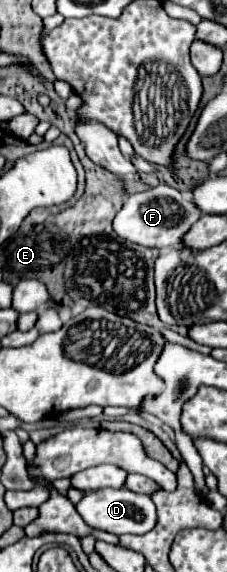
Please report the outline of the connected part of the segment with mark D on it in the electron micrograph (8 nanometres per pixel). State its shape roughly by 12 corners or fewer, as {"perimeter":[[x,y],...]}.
{"perimeter":[[128,488],[84,492],[78,514],[92,528],[144,534],[156,526],[150,496]]}

